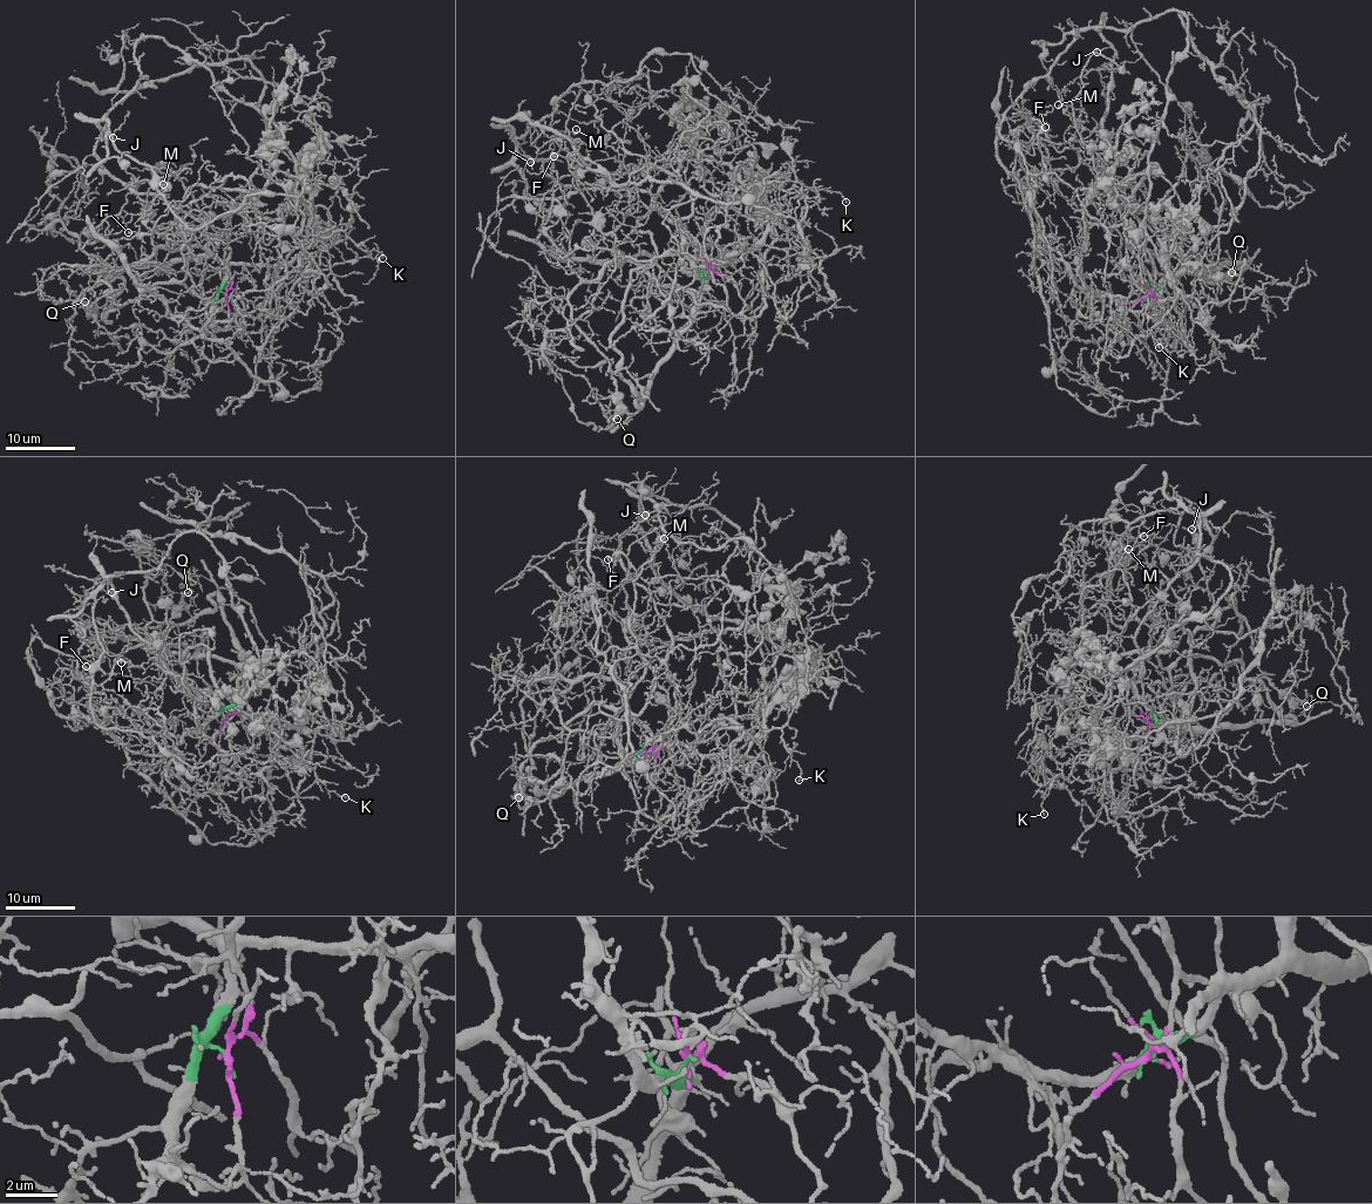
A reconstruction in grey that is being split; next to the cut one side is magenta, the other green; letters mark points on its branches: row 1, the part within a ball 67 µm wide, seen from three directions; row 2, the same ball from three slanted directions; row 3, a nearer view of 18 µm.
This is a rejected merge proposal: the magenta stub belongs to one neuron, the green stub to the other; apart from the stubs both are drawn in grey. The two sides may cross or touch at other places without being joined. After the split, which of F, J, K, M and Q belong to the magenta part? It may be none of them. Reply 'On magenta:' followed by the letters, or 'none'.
On magenta: J, M

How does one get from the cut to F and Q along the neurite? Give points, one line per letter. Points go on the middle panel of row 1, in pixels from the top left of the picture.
F: (708, 270), (697, 291), (661, 287), (603, 232), (581, 192), (572, 140), (564, 136), (552, 156)
Q: (708, 270), (697, 291), (659, 286), (630, 260), (617, 260), (572, 290), (574, 322), (608, 360), (618, 420)

